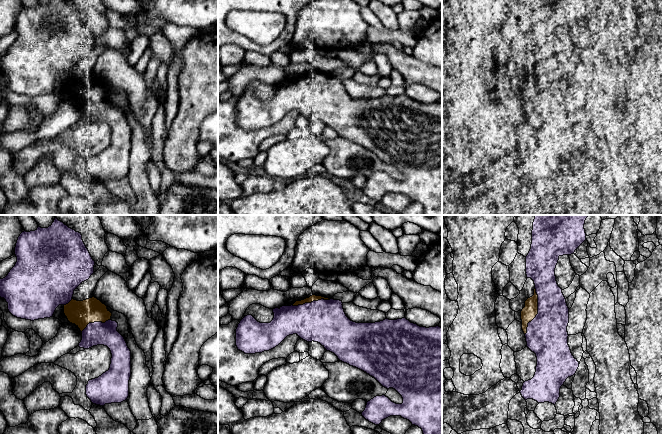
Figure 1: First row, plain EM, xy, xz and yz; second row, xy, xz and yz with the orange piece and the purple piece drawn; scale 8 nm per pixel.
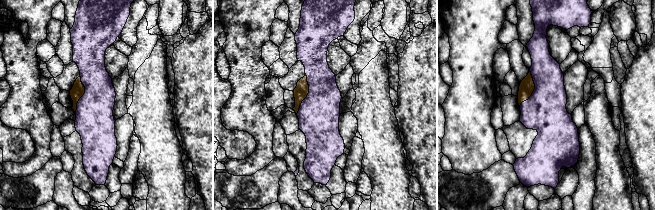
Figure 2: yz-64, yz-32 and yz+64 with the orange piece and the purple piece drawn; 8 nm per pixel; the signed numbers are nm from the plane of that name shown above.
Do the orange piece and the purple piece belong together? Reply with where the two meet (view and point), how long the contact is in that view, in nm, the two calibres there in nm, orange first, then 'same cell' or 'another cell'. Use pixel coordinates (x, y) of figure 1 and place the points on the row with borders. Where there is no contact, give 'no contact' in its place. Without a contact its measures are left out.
meets orange in yz at (537, 311); contact 380 nm long; 120 nm thick on the orange side, 320 nm on the other; same cell

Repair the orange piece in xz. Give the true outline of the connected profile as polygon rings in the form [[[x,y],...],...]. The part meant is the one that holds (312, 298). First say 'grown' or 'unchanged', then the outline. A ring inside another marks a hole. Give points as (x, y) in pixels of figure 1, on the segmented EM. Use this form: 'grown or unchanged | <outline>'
grown | [[[312,295],[309,298],[306,298],[301,301],[296,301],[291,306],[282,306],[280,308],[273,309],[274,318],[270,323],[260,323],[252,315],[245,316],[236,329],[236,346],[238,350],[244,352],[245,354],[255,354],[262,353],[264,351],[269,351],[276,346],[278,346],[287,336],[297,334],[301,339],[307,342],[318,342],[320,343],[327,351],[334,353],[338,359],[344,363],[349,364],[350,366],[356,367],[370,376],[374,377],[383,387],[389,389],[395,389],[403,398],[402,404],[396,404],[392,402],[385,395],[376,396],[370,401],[367,402],[365,410],[361,413],[362,416],[369,422],[379,425],[384,419],[390,416],[401,416],[404,419],[409,420],[412,425],[418,426],[422,429],[423,434],[442,434],[442,328],[439,326],[436,327],[420,327],[417,324],[411,323],[405,317],[397,320],[385,319],[380,322],[375,323],[356,323],[351,321],[345,314],[342,301],[325,298],[322,296]]]

